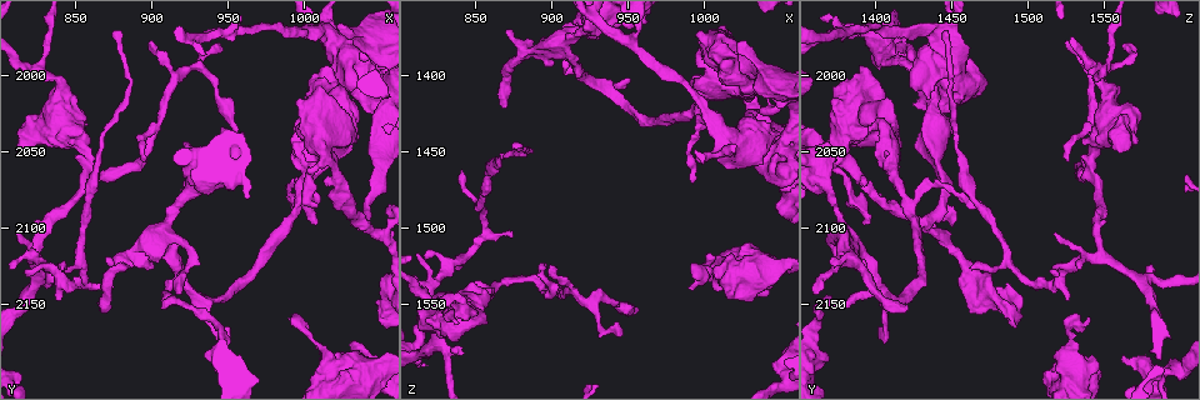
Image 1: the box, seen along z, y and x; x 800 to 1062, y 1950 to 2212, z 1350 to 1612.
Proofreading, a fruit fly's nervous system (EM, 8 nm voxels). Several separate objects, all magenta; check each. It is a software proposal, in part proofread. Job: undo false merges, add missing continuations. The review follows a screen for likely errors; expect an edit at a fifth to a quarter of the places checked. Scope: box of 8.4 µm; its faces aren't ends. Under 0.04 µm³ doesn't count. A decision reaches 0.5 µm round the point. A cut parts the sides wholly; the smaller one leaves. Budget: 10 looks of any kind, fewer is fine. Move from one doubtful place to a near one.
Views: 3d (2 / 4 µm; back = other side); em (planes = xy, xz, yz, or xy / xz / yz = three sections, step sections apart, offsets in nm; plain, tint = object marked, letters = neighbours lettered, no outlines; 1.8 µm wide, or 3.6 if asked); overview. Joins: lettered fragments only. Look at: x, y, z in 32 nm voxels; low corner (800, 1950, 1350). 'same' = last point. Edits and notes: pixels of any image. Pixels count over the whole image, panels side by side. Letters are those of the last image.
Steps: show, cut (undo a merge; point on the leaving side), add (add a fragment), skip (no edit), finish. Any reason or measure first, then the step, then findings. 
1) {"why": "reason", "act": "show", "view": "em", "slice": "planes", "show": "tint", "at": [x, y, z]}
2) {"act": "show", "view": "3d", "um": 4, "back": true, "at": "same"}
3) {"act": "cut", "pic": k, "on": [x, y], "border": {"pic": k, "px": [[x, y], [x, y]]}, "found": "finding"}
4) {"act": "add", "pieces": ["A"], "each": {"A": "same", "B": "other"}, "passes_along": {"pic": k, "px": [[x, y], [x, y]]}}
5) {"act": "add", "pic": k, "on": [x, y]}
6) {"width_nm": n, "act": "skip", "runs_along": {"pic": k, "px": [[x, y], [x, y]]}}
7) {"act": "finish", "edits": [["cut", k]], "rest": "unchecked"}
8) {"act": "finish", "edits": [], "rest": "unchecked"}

{"why": "tapers out", "act": "show", "view": "em", "um": 3.6, "slice": "planes", "show": "letters", "at": [894, 2054, 1526]}

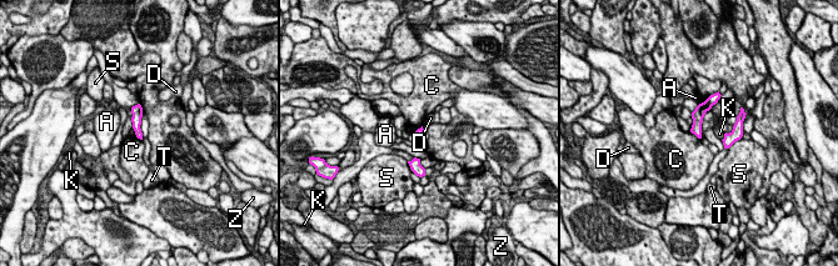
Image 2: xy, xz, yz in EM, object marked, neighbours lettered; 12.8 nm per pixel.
{"act": "skip", "each": {"A": "other", "C": "other", "D": "other", "K": "other", "S": "other", "T": "other", "Z": "other"}, "border": {"pic": 2, "px": [[691, 131], [699, 139]]}, "found": "no lettered fragment goes on from it"}

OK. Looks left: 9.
{"act": "show", "view": "3d", "um": 2, "back": true, "at": [822, 2118, 1546]}

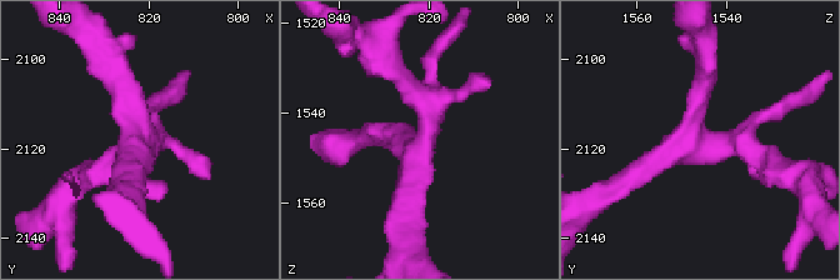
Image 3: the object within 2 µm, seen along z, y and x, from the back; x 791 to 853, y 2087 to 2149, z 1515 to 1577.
{"why": "need the tissue", "act": "show", "view": "em", "slice": "xz", "step": 16, "show": "letters", "at": [822, 2117, 1548]}

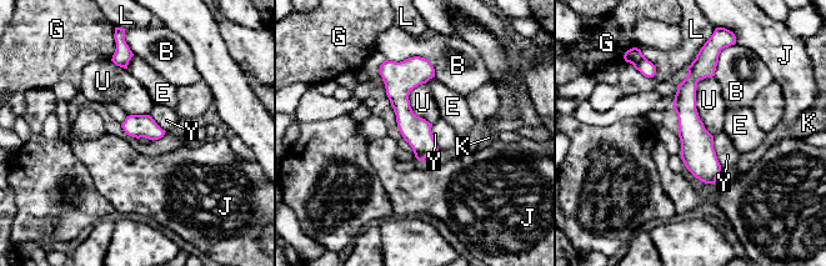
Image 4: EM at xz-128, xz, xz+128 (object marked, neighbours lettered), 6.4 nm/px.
{"act": "show", "view": "em", "slice": "planes", "show": "letters", "at": "same"}

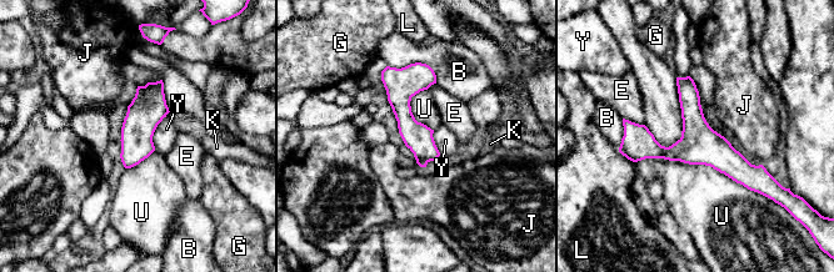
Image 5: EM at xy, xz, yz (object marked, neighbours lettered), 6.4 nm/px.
{"width_nm": 190, "act": "skip", "each": {"B": "other", "E": "other", "G": "other", "J": "other", "K": "other", "L": "other", "U": "other", "Y": "other"}, "found": "one neuron here"}

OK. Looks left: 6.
{"why": "free end", "act": "show", "view": "3d", "um": 4, "at": [868, 2152, 1420]}

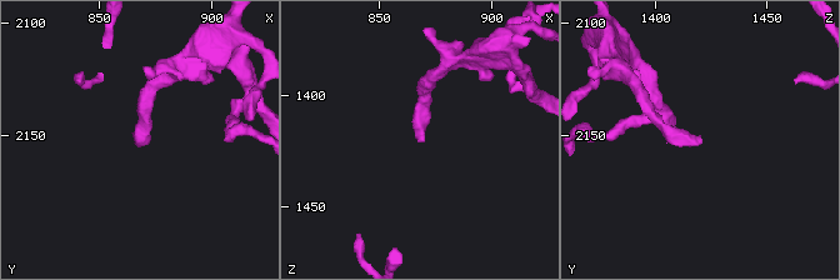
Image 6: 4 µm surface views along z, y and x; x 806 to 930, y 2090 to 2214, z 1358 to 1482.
{"why": "now the EM", "act": "show", "view": "em", "slice": "xy", "step": 8, "show": "letters", "at": [869, 2152, 1421]}

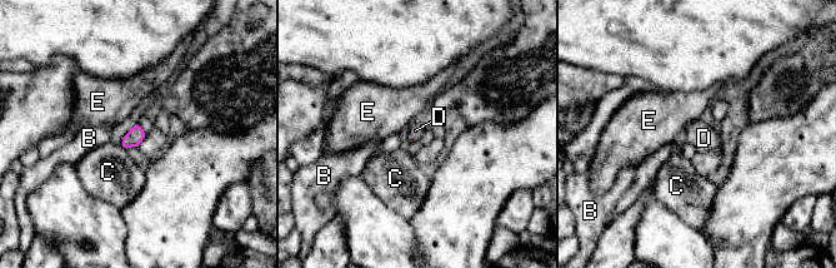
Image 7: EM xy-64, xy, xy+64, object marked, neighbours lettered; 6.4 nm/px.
{"why": "another direction", "act": "show", "view": "em", "slice": "planes", "show": "letters", "at": "same"}

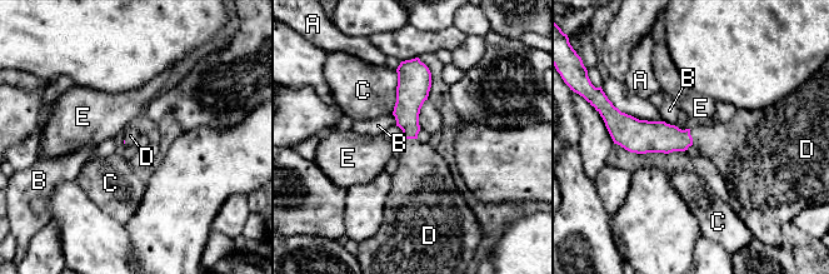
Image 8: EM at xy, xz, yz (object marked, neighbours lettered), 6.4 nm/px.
{"act": "skip", "each": {"A": "other", "B": "other", "C": "other", "D": "other", "E": "other"}, "found": "no lettered fragment goes on from it"}

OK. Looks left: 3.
{"why": "calibre changes", "act": "show", "view": "em", "um": 3.6, "slice": "xz", "step": 4, "show": "tint", "at": [1036, 2002, 1446]}

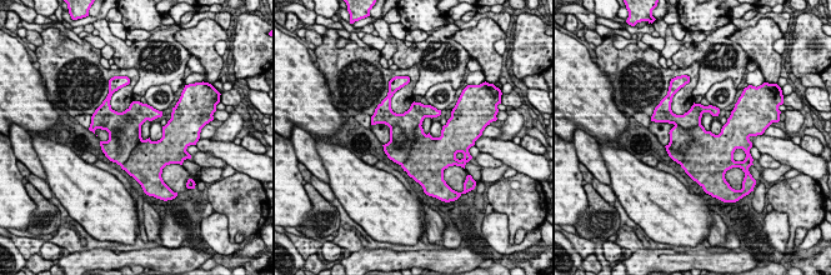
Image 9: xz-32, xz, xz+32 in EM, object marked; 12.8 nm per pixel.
{"act": "show", "view": "em", "um": 3.6, "slice": "planes", "show": "letters", "at": "same"}

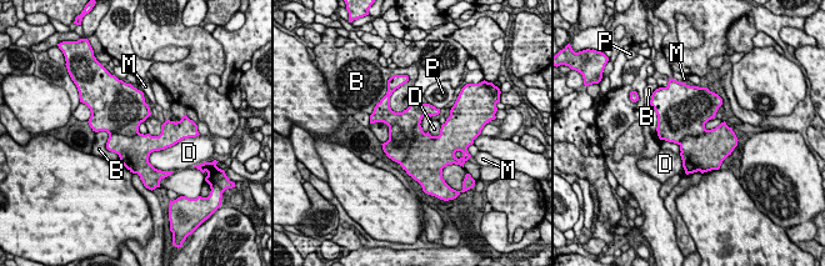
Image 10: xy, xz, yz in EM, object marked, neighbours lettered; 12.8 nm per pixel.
{"longest_contact_nm": ["B", 500], "act": "skip", "each": {"B": "other", "D": "other", "M": "other", "P": "other"}, "found": "continuous, no second neuron"}

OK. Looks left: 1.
{"act": "finish", "edits": [], "rest": "unchecked"}

